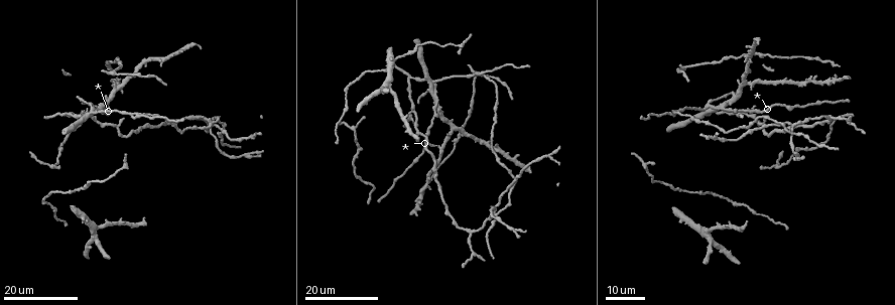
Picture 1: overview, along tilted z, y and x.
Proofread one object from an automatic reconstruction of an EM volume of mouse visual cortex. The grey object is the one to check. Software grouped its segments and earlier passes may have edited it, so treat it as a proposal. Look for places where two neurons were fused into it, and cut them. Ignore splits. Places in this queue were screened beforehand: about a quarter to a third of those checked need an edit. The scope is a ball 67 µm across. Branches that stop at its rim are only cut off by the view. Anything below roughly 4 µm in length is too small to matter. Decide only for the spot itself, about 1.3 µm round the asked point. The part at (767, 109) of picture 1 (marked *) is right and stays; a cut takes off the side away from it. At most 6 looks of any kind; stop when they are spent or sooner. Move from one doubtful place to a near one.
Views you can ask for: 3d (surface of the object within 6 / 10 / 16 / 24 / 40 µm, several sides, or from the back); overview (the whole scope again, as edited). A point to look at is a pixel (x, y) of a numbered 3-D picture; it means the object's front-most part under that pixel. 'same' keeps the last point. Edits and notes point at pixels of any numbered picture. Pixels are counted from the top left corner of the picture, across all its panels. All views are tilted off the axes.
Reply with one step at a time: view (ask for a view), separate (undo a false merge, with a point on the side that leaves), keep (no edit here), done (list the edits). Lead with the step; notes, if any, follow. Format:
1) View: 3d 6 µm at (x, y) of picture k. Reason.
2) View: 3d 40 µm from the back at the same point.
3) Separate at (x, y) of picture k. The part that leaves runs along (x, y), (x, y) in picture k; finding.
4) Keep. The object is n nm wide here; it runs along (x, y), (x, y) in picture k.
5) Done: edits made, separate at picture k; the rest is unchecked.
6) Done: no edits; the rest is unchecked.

View: 3d 16 µm at (829, 116) of picture 1. Three-way junction.

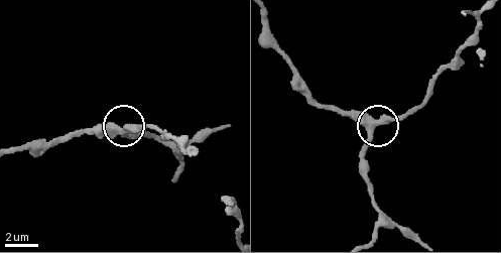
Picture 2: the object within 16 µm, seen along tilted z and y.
View: 3d 6 µm at (373, 127) of picture 2. Zoom in.

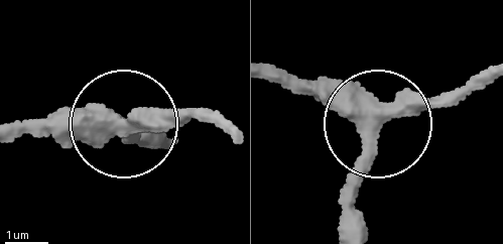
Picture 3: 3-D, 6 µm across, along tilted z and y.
Keep. The side arm is 12 µm long; it runs along (268, 70), (339, 89), (378, 128), (358, 226) in picture 3; continuous, no second neuron.

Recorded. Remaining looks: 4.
View: 3d 24 µm at (793, 127) of picture 1. A fork.

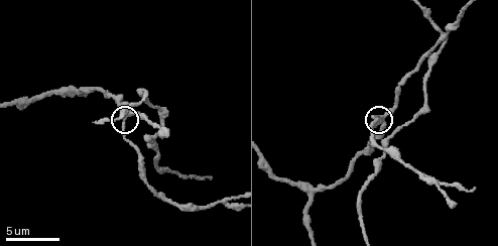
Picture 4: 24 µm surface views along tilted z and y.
View: 3d 10 µm at (382, 118) of picture 4.

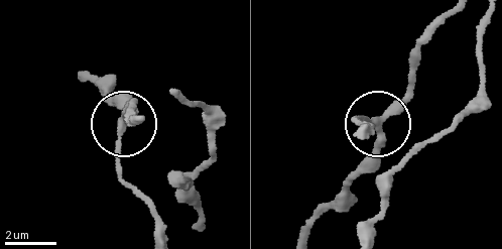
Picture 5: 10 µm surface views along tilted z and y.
View: 3d 10 µm from the back at (379, 121) of picture 5. From behind.

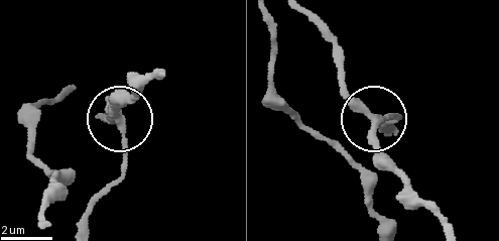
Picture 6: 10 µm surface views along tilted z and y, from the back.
Keep. The object is 260 nm wide here; it runs along (442, 226), (414, 200), (383, 155), (374, 116), (399, 117) in picture 6; one neuron here.

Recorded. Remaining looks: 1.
Done: no edits; the rest is unchecked.

